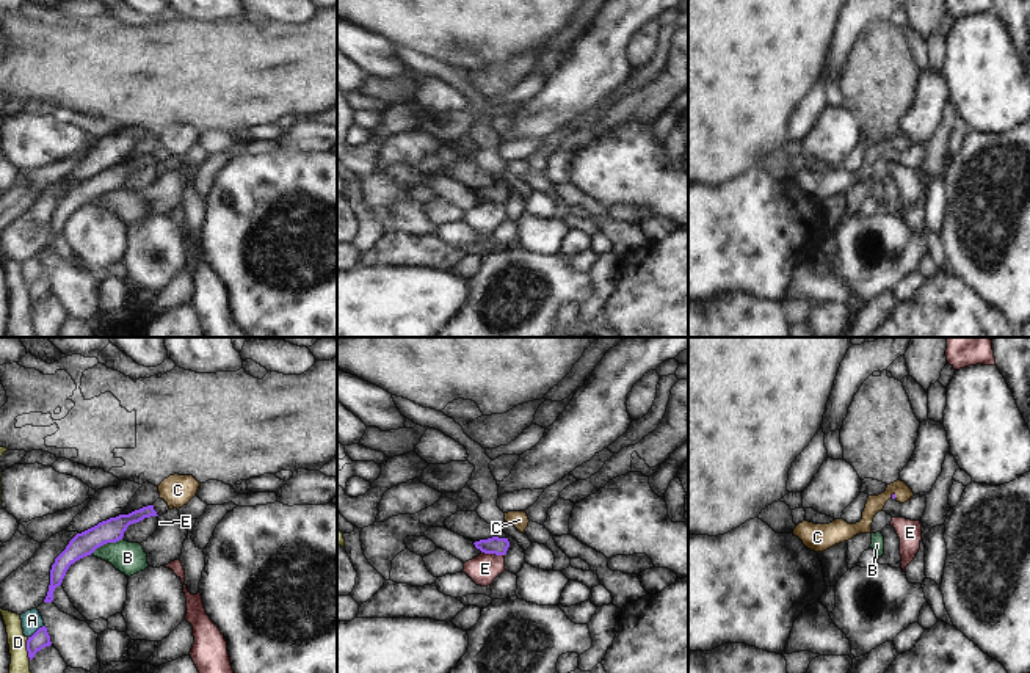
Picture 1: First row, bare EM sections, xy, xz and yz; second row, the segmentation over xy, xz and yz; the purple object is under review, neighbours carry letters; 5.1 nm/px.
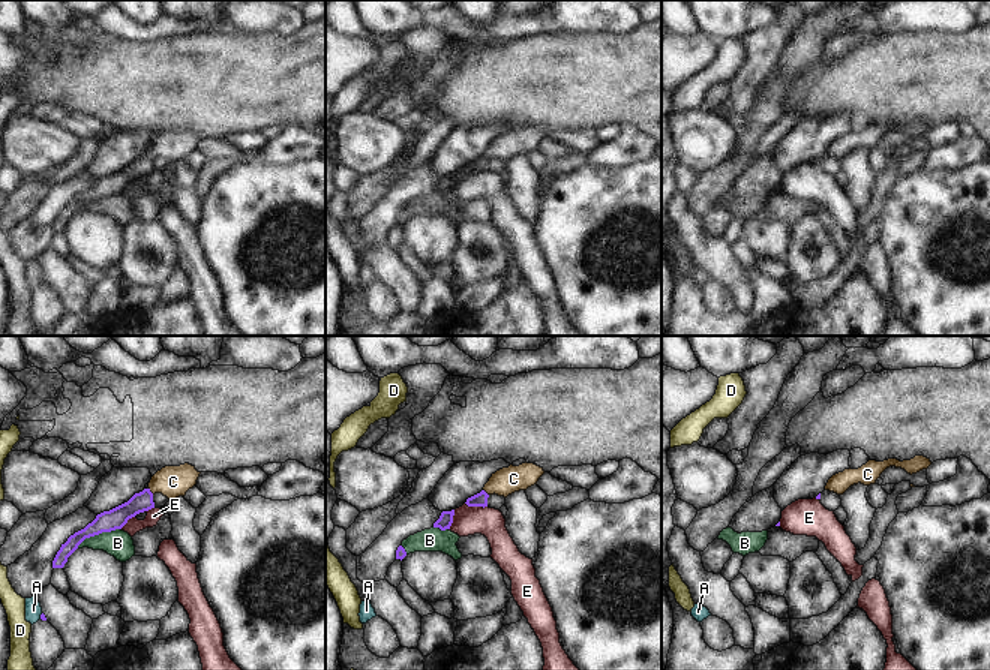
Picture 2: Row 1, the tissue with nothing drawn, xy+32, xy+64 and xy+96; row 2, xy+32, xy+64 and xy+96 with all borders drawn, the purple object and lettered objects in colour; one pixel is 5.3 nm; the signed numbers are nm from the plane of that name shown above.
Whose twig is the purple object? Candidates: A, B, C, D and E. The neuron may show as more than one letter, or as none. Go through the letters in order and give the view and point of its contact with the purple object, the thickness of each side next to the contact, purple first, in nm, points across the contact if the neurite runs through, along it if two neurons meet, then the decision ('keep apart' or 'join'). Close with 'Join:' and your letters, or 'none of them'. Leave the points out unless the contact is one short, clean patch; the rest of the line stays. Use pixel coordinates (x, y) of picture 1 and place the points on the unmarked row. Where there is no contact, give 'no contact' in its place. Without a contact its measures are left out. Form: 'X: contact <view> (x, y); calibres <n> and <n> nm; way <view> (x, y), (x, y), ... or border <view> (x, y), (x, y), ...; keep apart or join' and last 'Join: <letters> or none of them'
A: contact xy (38, 278); calibres 90 and 110 nm; keep apart
B: contact xy (105, 192); calibres 120 and 160 nm; border xy (121, 187), (104, 192), (90, 203); keep apart
C: contact yz (892, 145); calibres 20 and 90 nm; way yz (892, 143), (892, 145), (903, 141); join
D: contact xy (27, 297); calibres 90 and 140 nm; border xy (27, 286), (27, 305), (30, 308); keep apart
E: contact xz (493, 201); calibres 90 and 150 nm; border xz (482, 200), (504, 204); keep apart
Join: C

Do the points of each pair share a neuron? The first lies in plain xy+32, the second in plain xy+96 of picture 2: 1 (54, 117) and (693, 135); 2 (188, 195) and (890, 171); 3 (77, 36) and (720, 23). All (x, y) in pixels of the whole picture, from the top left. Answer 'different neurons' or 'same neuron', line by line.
1: different neurons
2: different neurons
3: different neurons

